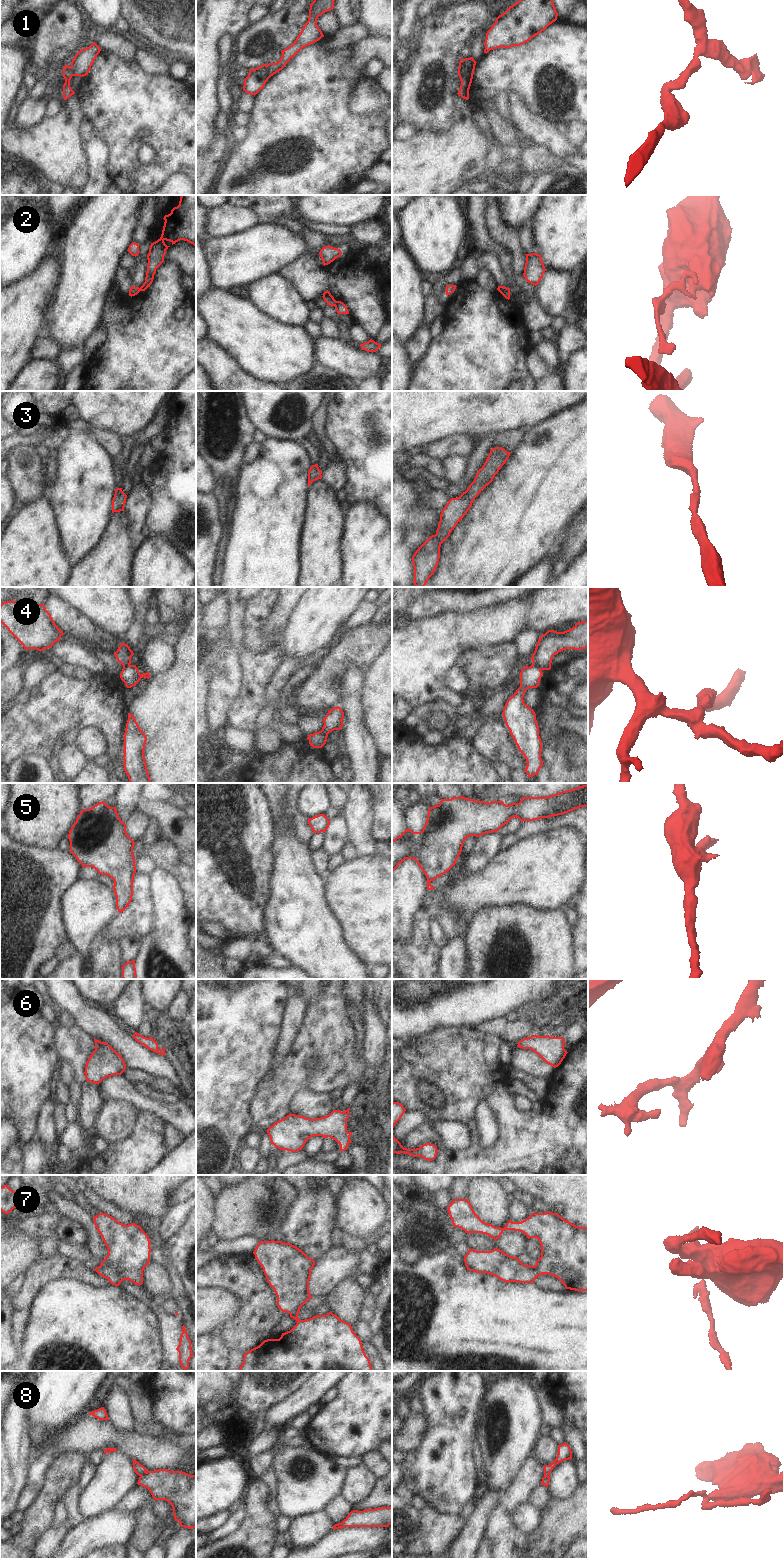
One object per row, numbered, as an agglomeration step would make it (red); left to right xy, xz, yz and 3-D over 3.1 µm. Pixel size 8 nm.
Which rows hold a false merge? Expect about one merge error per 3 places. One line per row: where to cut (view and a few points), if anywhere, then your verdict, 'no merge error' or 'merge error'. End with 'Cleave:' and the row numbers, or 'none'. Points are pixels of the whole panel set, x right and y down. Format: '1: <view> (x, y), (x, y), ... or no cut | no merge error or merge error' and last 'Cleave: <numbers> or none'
1: yz (476, 62), (465, 73), (458, 73) | merge error
2: xz (337, 301), (334, 305) | merge error
3: no cut | no merge error
4: yz (533, 663), (540, 670) | merge error
5: no cut | no merge error
6: no cut | no merge error
7: no cut | no merge error
8: xy (146, 1472), (140, 1476) | merge error
Cleave: 1, 2, 4, 8

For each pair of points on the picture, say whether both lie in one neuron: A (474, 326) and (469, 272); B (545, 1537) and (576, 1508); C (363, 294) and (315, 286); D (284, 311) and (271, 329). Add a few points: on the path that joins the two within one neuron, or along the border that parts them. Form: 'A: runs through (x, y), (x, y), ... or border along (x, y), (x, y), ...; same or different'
A: border along (474, 278), (462, 280); different
B: runs through (553, 1531), (568, 1516); same
C: runs through (351, 283), (327, 283); same
D: border along (257, 308), (280, 323), (300, 326); different

